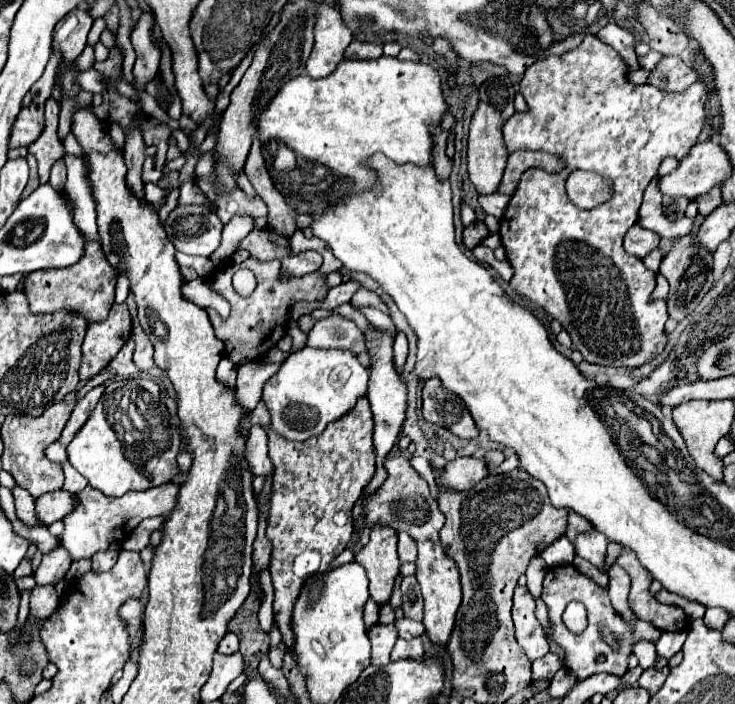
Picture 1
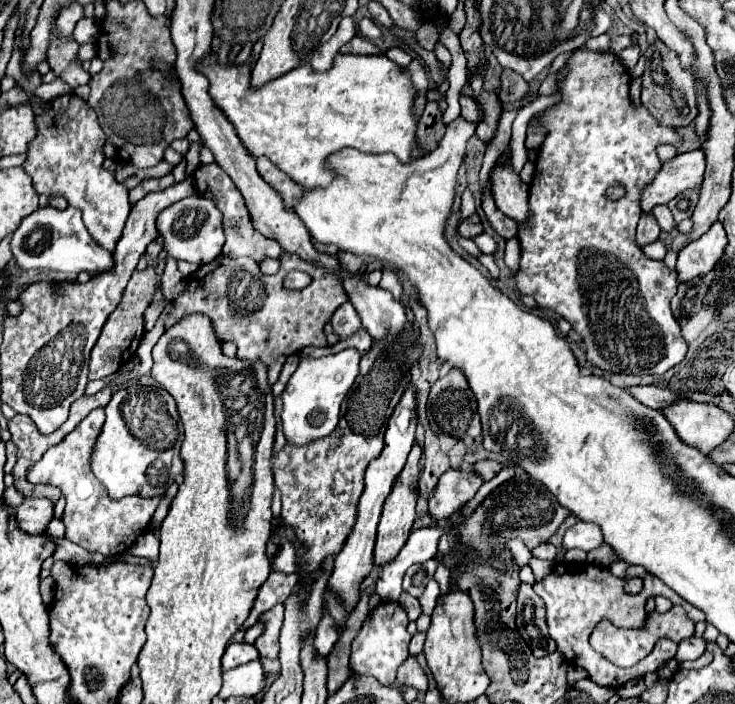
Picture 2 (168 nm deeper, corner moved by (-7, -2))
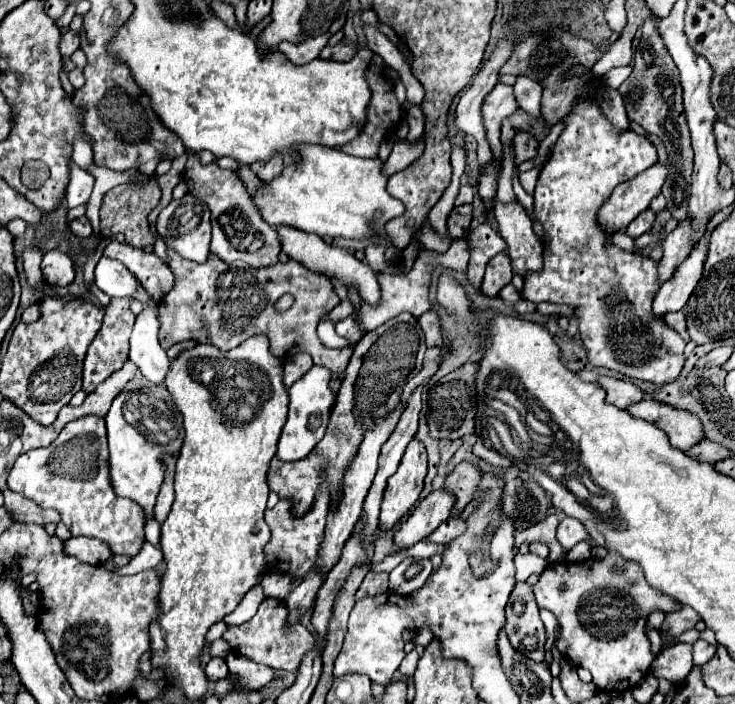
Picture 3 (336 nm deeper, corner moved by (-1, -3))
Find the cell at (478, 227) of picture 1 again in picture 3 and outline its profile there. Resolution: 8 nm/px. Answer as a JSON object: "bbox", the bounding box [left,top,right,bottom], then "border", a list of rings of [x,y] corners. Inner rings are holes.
{"bbox":[447,205,471,239],"border":[[[463,205],[463,207],[455,207],[449,215],[447,227],[449,227],[449,235],[453,239],[457,237],[465,237],[469,233],[469,225],[471,225],[471,205]]]}

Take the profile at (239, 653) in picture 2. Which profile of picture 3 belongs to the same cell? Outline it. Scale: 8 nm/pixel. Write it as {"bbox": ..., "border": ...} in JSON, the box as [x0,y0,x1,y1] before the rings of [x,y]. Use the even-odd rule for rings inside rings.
{"bbox":[205,657,227,681],"border":[[[213,657],[209,663],[207,663],[207,667],[205,667],[205,671],[207,671],[207,677],[211,679],[211,681],[219,681],[219,679],[223,679],[223,677],[227,677],[227,663],[225,663],[225,659],[221,659],[221,657]]]}

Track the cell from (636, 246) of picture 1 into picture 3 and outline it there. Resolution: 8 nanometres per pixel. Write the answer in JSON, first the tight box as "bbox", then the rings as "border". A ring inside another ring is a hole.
{"bbox":[625,209,655,239],"border":[[[647,209],[647,211],[643,211],[637,219],[633,219],[633,221],[627,225],[627,229],[625,229],[625,231],[627,231],[627,235],[629,235],[629,237],[637,239],[637,237],[641,237],[643,233],[651,231],[653,221],[655,221],[655,215]]]}

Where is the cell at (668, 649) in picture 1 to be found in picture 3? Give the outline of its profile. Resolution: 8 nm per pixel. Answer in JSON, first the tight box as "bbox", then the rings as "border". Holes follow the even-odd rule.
{"bbox":[693,639,717,665],"border":[[[699,639],[693,645],[693,661],[695,661],[695,665],[705,665],[715,655],[715,649],[717,649],[715,645],[709,645],[709,643]]]}

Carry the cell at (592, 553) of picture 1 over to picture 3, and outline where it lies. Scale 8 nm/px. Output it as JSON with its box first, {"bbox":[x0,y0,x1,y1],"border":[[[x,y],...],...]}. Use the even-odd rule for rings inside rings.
{"bbox":[557,517,589,551],"border":[[[565,517],[559,523],[559,527],[557,527],[557,539],[563,545],[563,549],[569,551],[573,545],[577,545],[581,541],[587,541],[589,539],[589,533],[583,527],[583,523],[579,523],[579,521],[571,519],[571,517]]]}

